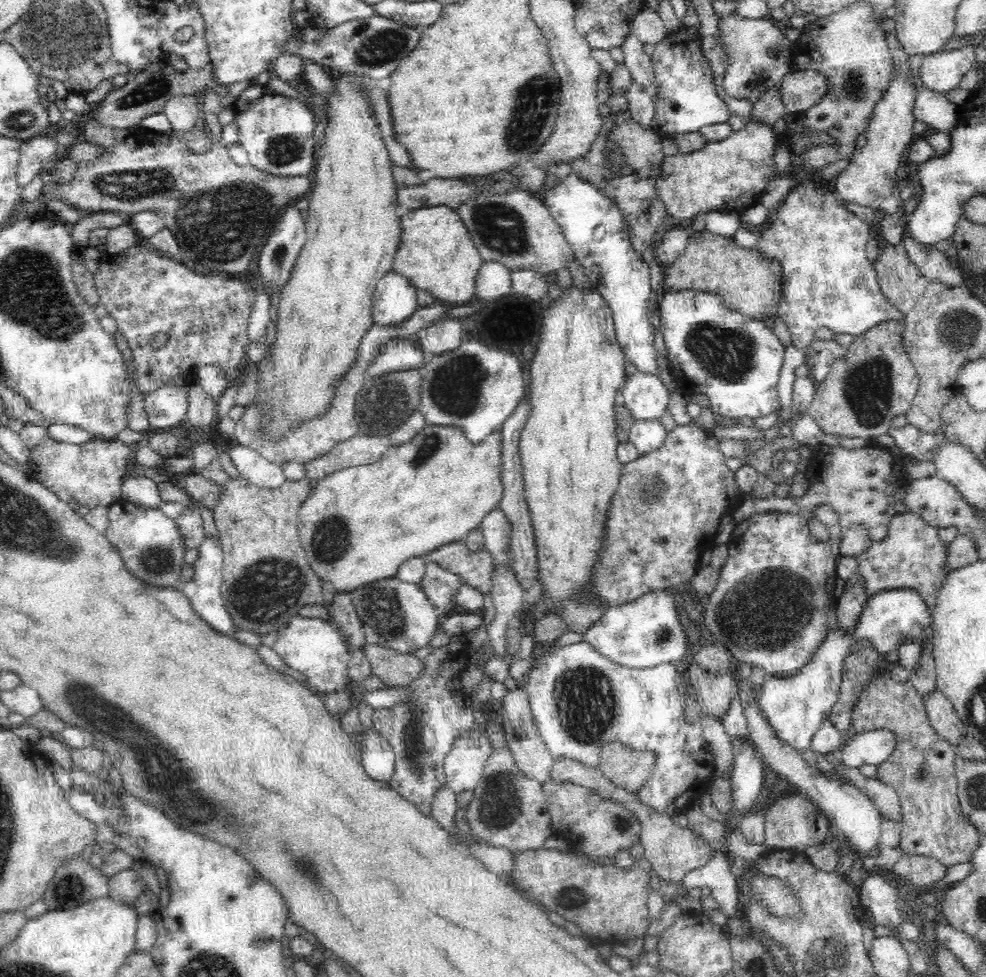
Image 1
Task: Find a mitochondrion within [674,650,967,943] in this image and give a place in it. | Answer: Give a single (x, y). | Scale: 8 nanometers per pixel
(922, 776)

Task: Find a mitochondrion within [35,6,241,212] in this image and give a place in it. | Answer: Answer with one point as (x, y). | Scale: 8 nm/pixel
(152, 86)

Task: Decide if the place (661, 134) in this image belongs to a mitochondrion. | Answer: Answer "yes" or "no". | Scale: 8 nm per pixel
no

